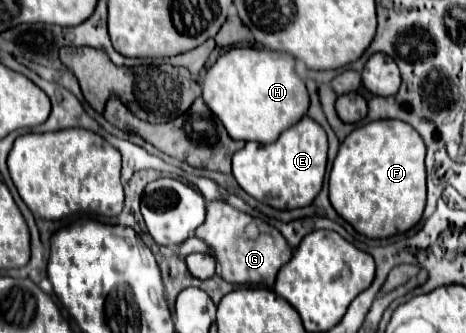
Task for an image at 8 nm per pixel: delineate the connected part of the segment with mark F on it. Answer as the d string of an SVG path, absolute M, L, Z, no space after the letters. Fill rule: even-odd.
M376 120L356 128L340 144L330 170L330 202L334 210L368 238L388 238L410 230L426 204L426 146L422 138L400 120Z

